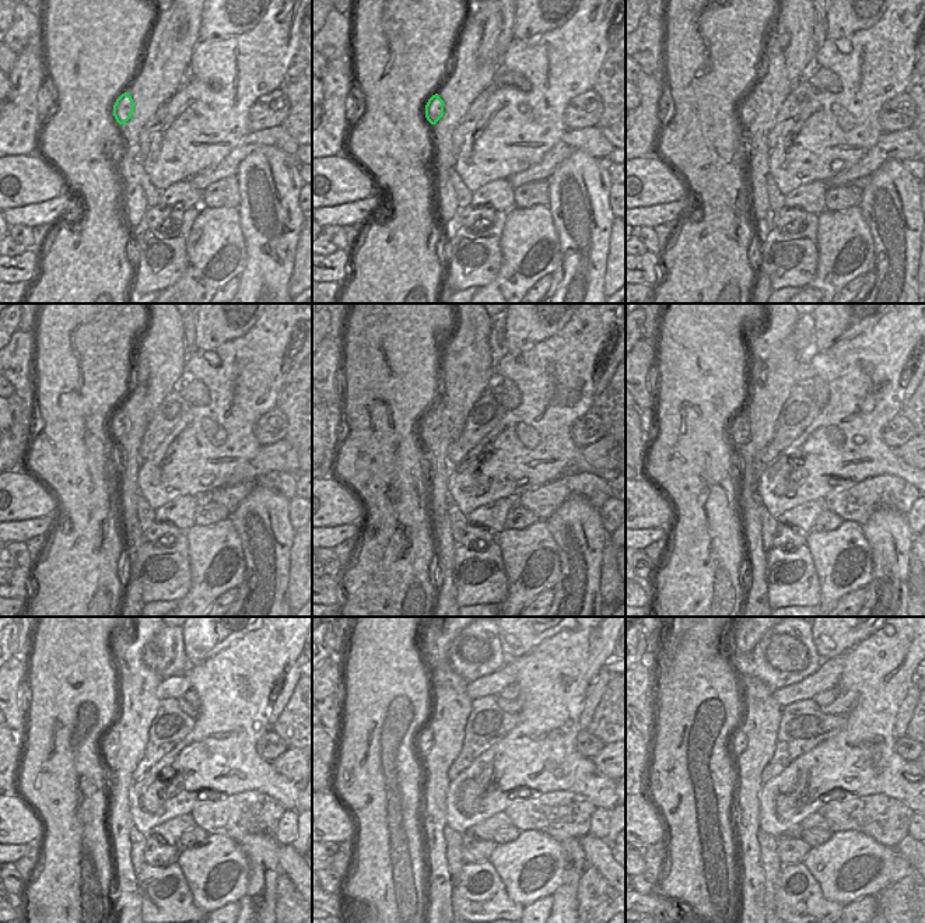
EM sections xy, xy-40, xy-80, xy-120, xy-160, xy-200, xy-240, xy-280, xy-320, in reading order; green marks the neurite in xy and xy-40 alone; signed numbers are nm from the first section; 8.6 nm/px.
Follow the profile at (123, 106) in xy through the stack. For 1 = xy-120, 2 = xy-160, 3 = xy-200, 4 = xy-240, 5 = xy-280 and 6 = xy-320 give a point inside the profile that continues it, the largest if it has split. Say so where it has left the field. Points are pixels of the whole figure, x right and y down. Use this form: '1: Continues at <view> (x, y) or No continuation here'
1: Continues at xy-120 (118, 423)
2: Continues at xy-160 (431, 424)
3: Continues at xy-200 (740, 427)
4: Continues at xy-240 (111, 744)
5: Continues at xy-280 (426, 737)
6: Continues at xy-320 (738, 744)

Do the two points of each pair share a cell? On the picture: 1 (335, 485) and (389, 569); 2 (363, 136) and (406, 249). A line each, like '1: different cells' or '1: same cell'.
1: different cells
2: same cell

